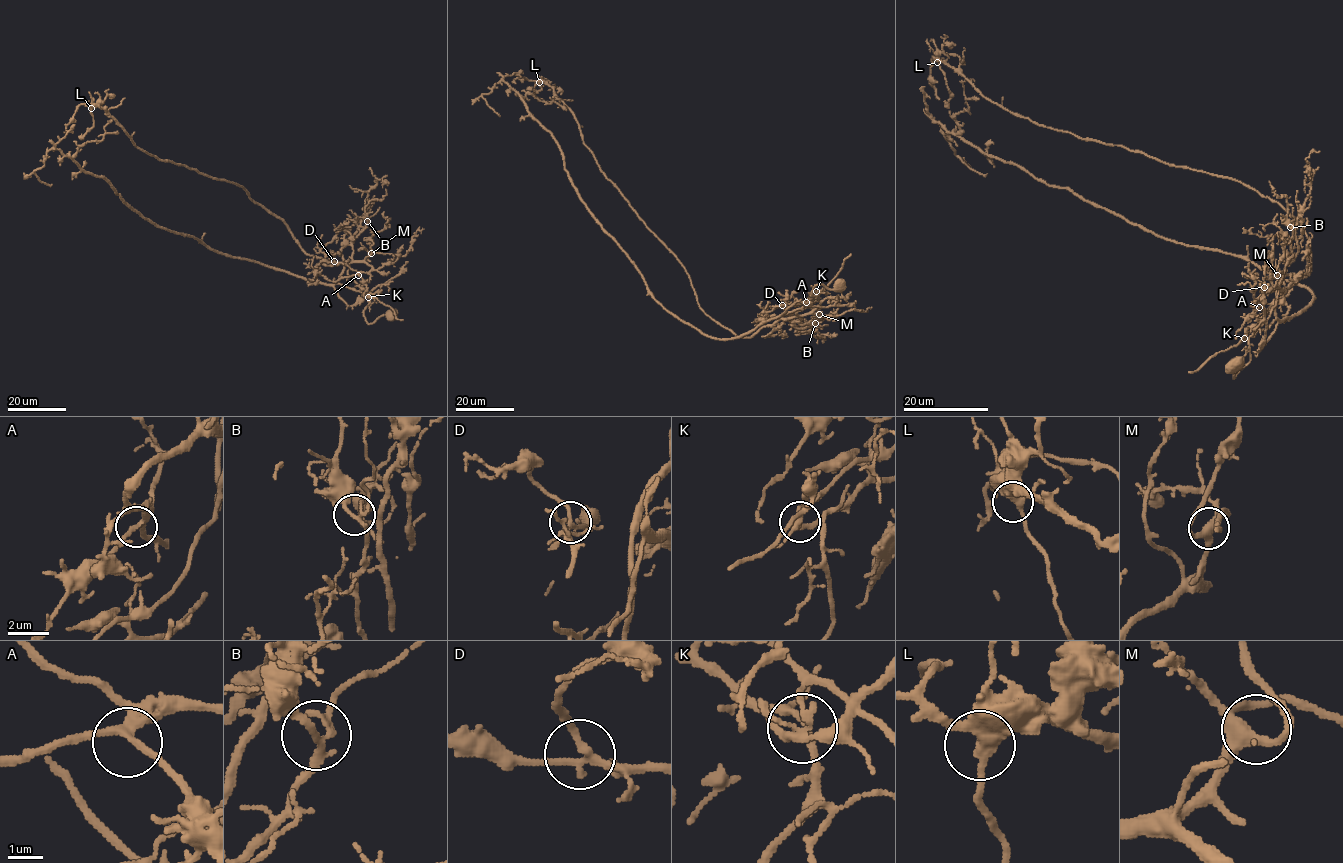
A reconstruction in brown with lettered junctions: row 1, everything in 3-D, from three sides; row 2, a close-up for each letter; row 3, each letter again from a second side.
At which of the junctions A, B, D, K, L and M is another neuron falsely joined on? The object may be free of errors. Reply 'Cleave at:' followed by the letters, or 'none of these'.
Cleave at: K

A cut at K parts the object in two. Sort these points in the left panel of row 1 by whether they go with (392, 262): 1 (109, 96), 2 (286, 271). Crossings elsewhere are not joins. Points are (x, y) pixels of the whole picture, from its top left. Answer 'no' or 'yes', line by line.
1: yes
2: no

